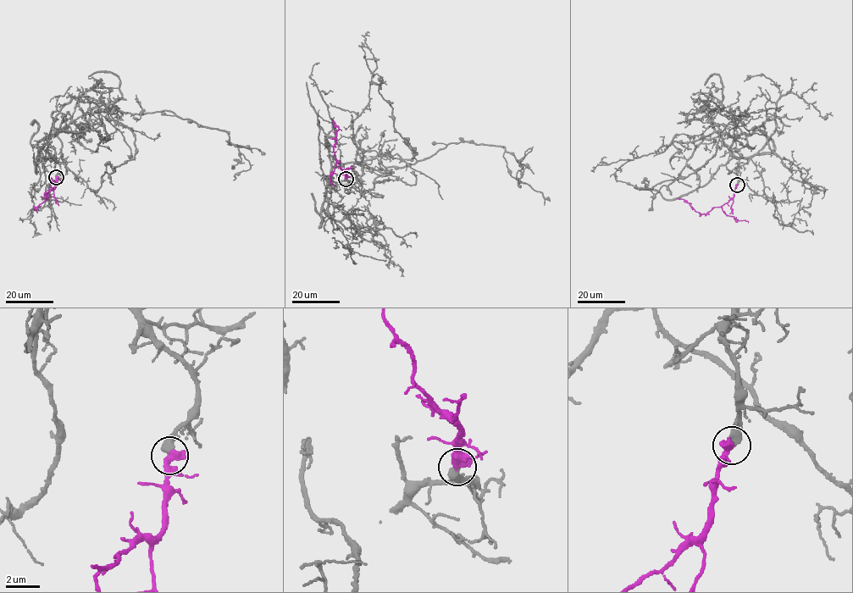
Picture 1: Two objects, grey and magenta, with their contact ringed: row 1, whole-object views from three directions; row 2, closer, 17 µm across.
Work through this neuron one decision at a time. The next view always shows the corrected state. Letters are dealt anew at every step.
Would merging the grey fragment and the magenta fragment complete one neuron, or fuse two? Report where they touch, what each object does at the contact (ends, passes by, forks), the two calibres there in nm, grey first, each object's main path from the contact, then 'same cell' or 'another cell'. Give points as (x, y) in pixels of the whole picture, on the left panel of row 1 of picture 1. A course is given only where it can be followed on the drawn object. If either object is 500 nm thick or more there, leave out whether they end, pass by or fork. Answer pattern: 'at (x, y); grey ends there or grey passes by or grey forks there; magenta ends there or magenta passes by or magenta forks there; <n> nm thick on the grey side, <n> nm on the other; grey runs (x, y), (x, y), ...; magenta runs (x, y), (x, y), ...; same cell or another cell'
at (56, 177); 500 nm thick on the grey side, 550 nm on the other; grey runs (56, 176), (52, 122), (80, 96), (101, 101), (108, 113), (168, 110), (224, 130), (250, 166), (233, 180); magenta runs (56, 176), (55, 187), (44, 193), (47, 197), (54, 186), (50, 176); same cell

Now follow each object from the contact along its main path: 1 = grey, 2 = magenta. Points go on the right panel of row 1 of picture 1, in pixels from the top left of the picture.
1: (737, 185), (739, 158), (709, 103), (705, 111), (722, 108), (706, 105), (733, 117), (730, 135), (753, 148)
2: (737, 185), (733, 196), (726, 203), (713, 207), (705, 213), (696, 212), (688, 202), (678, 198)

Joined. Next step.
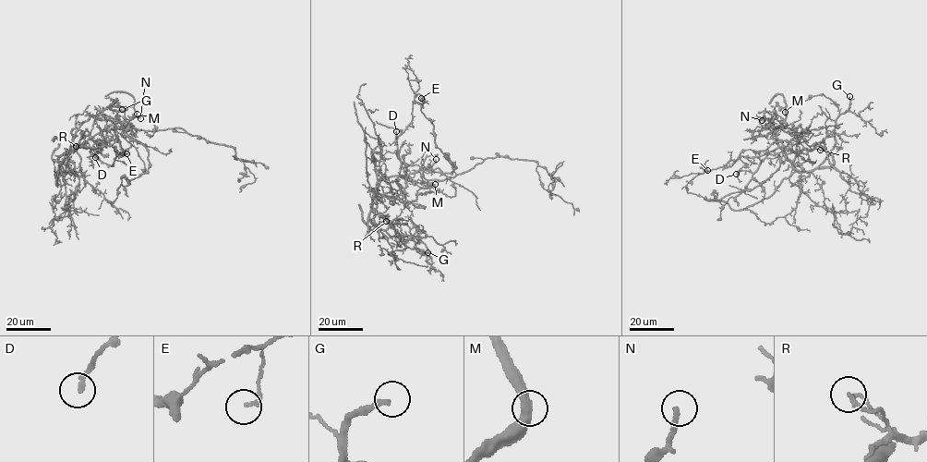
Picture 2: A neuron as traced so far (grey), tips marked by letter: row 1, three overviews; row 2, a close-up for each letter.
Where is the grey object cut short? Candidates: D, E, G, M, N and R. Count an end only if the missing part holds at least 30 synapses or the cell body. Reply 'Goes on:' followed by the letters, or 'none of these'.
Goes on: G, N

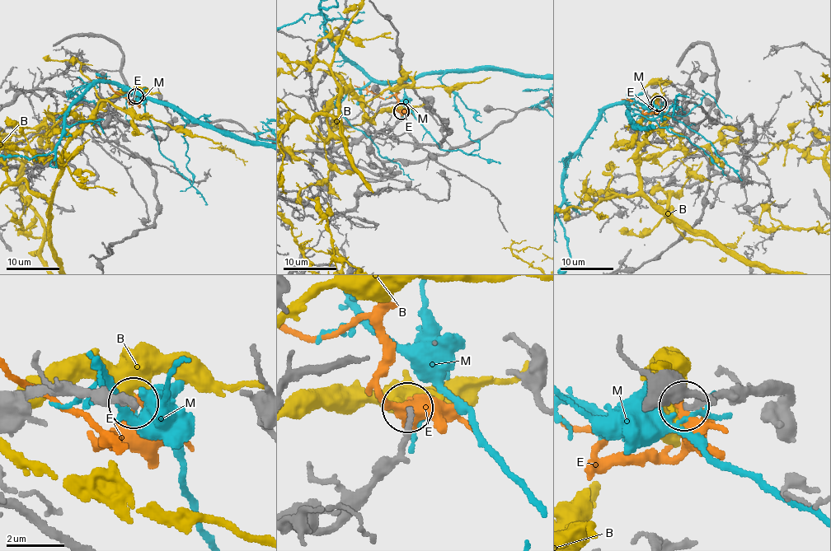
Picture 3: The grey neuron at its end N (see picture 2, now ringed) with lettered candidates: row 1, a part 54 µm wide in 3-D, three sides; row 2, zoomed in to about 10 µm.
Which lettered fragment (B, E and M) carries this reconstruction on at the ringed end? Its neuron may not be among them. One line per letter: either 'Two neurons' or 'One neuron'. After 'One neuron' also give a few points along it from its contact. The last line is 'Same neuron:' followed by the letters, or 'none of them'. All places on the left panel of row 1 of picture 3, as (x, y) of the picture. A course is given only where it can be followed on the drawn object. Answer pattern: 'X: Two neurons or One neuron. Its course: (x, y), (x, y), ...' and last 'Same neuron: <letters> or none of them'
B: Two neurons
E: Two neurons
M: Two neurons
Same neuron: none of them

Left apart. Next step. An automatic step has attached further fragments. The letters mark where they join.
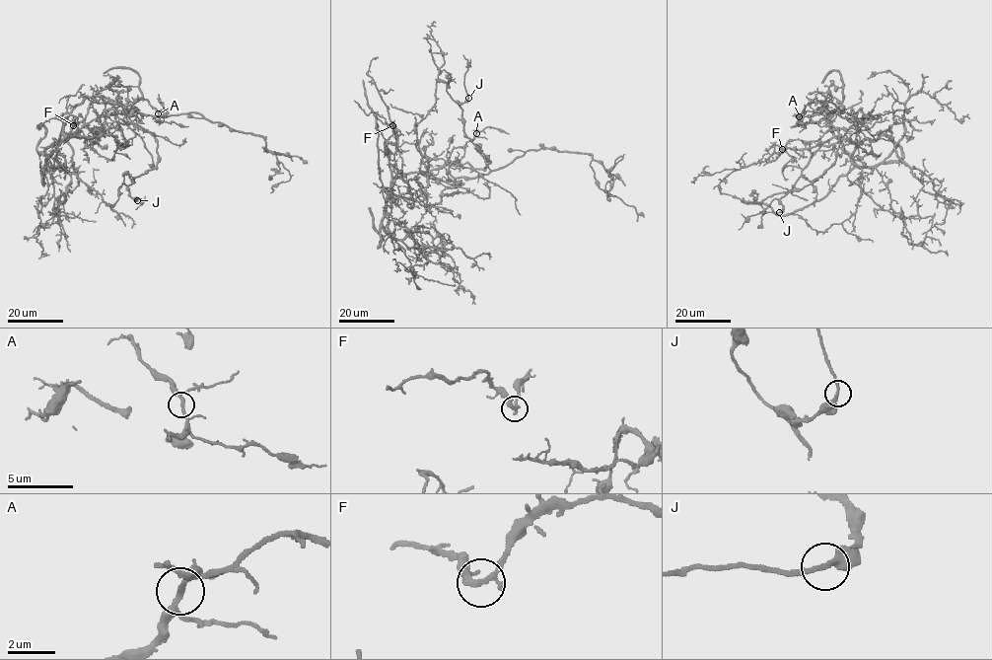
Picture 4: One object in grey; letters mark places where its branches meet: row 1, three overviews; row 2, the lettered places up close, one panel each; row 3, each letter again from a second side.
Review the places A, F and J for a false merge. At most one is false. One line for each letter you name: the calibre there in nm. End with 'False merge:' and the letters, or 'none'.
False merge: none

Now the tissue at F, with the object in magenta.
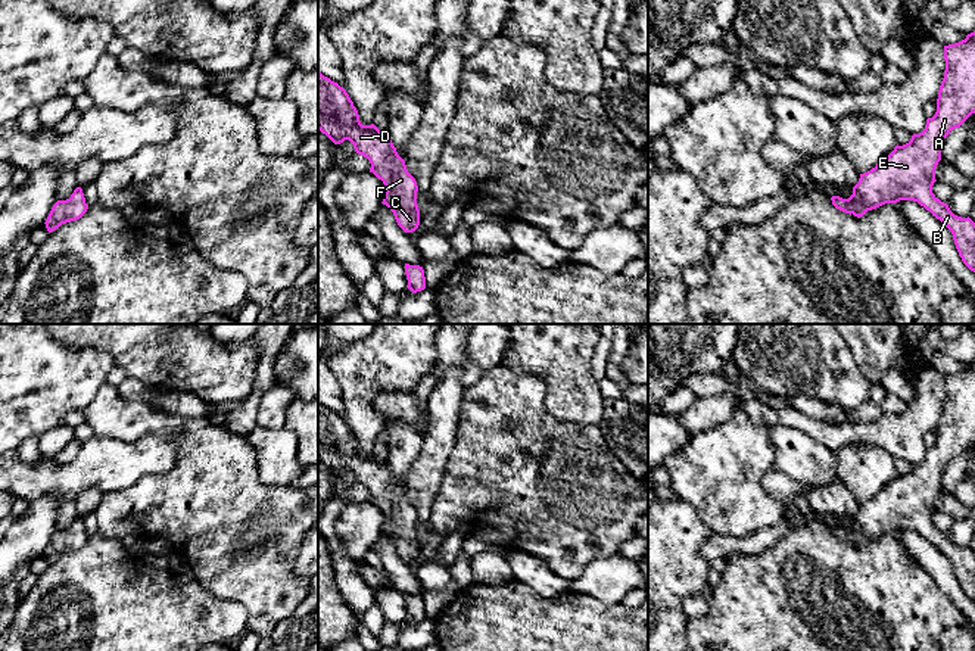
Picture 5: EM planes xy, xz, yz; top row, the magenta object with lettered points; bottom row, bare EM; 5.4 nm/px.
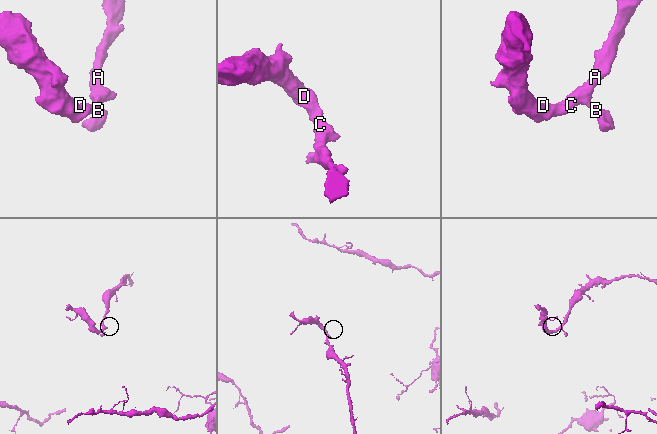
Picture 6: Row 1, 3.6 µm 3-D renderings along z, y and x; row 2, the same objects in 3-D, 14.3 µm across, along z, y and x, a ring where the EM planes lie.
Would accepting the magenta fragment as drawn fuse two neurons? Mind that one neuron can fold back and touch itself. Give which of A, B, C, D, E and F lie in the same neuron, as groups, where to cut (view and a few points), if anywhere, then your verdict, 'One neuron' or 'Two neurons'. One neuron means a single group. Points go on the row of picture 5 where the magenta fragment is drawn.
Groups: A B C D E F. No split. One neuron

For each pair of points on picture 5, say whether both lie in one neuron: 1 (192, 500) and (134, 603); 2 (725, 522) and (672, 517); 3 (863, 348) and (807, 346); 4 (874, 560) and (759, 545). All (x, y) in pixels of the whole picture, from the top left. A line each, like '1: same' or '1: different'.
1: different
2: different
3: different
4: different

